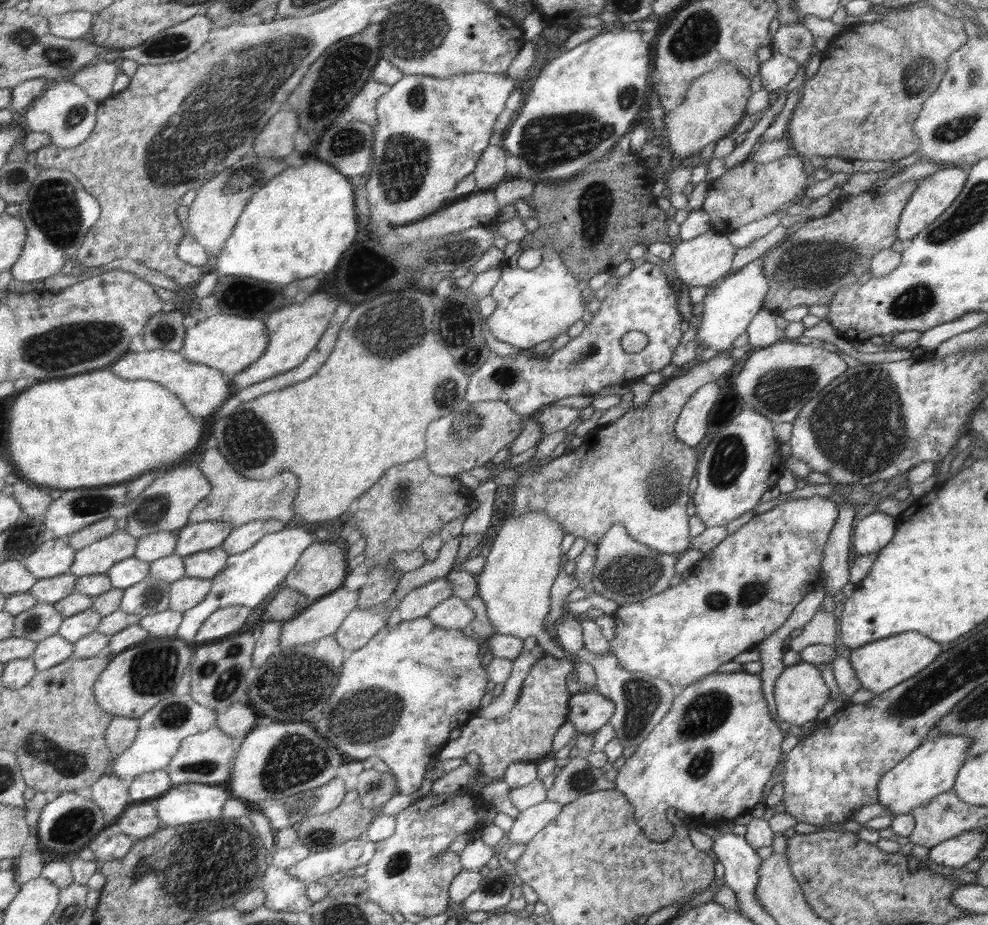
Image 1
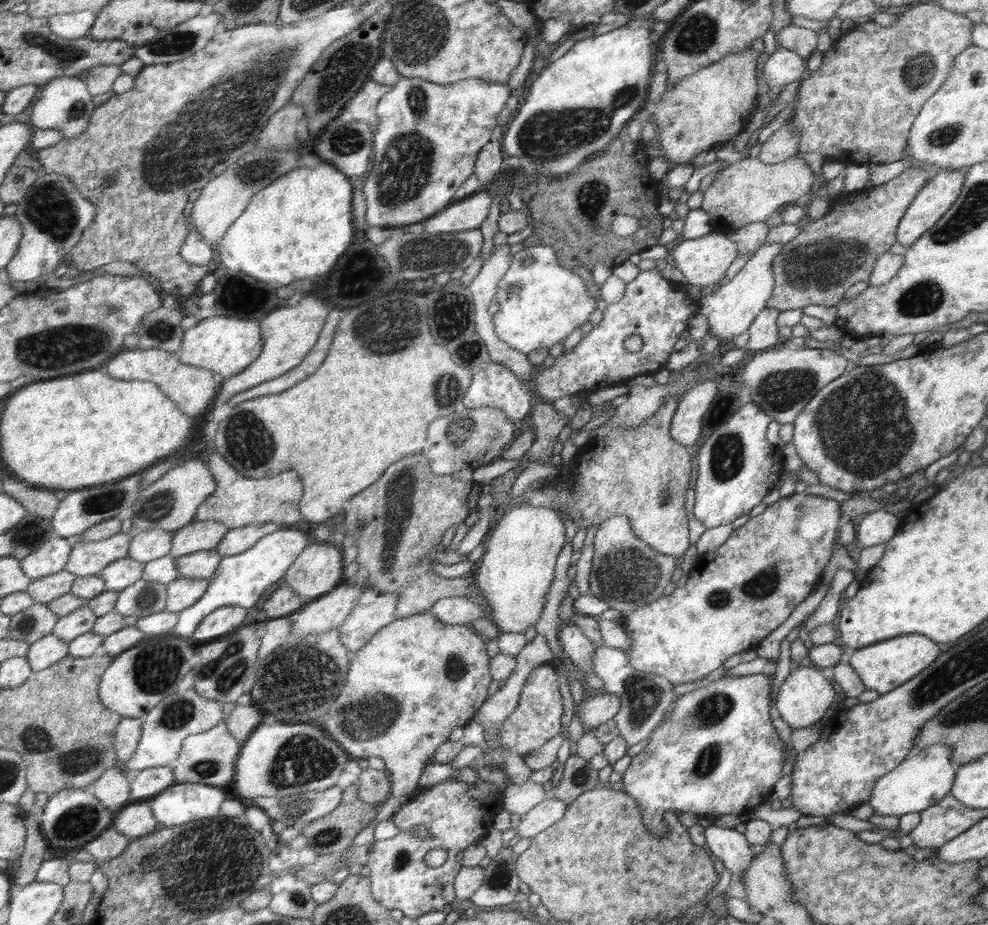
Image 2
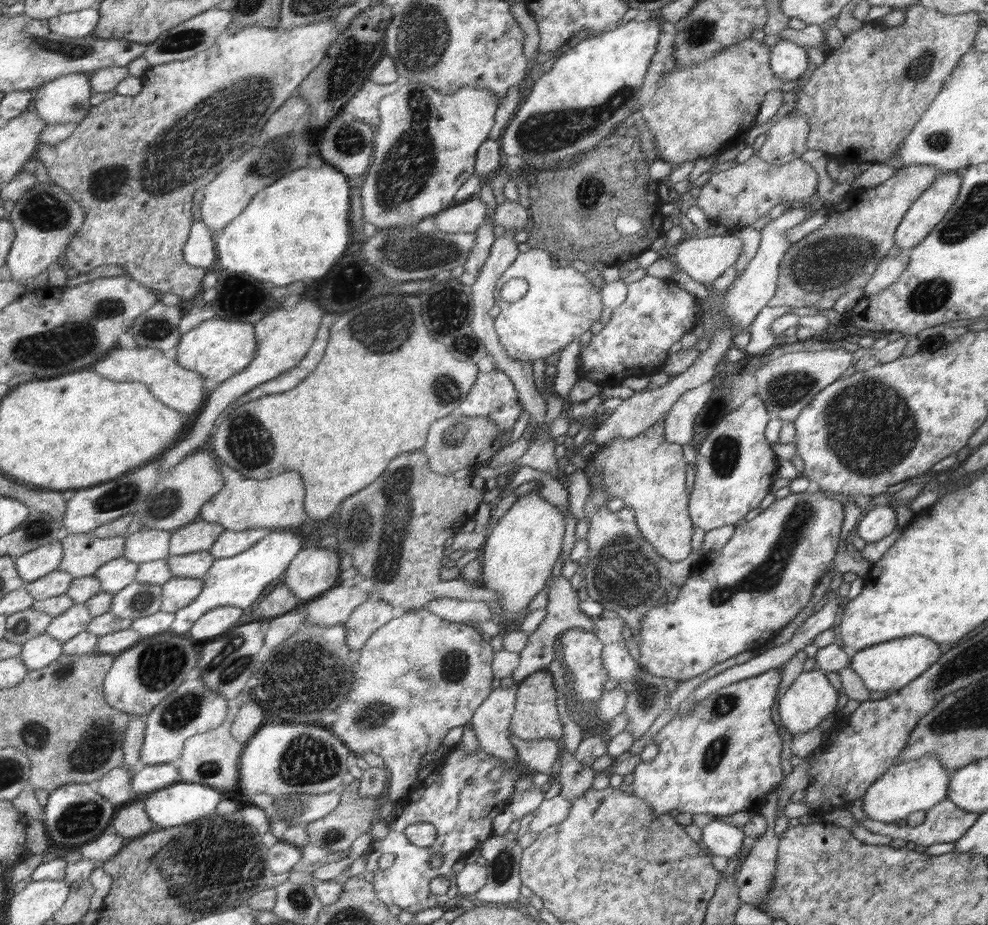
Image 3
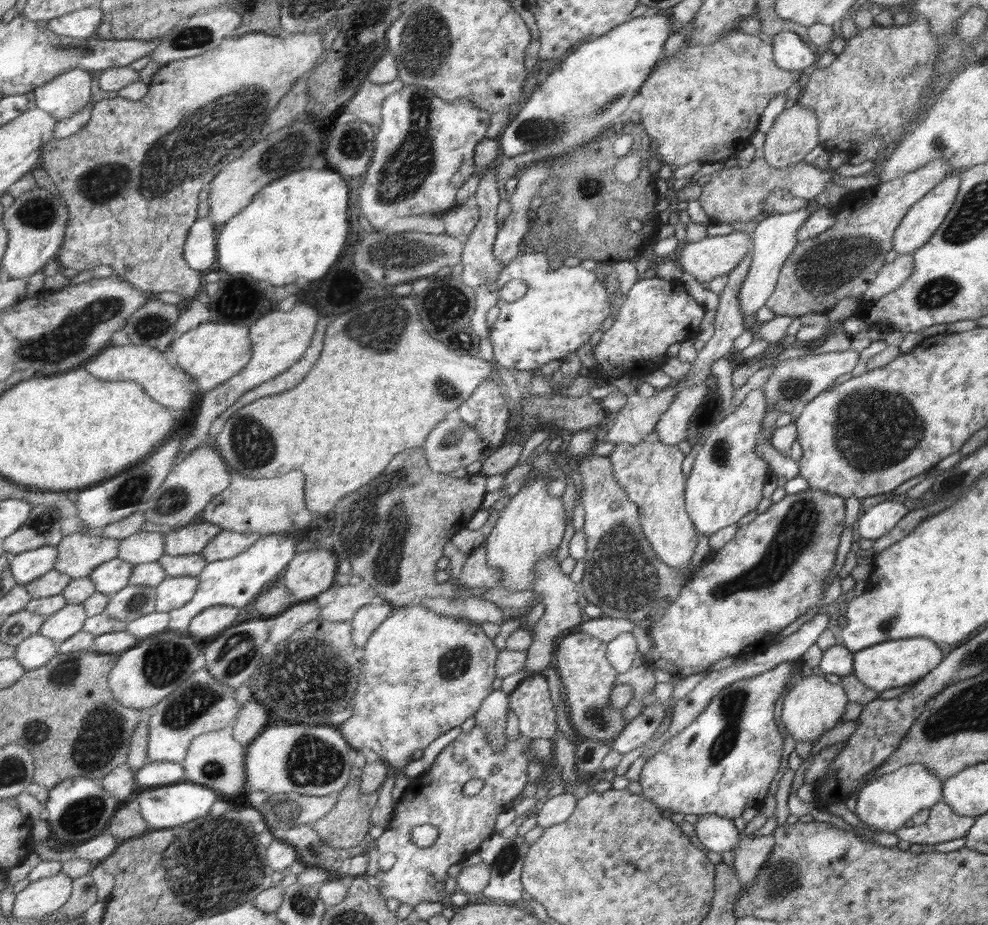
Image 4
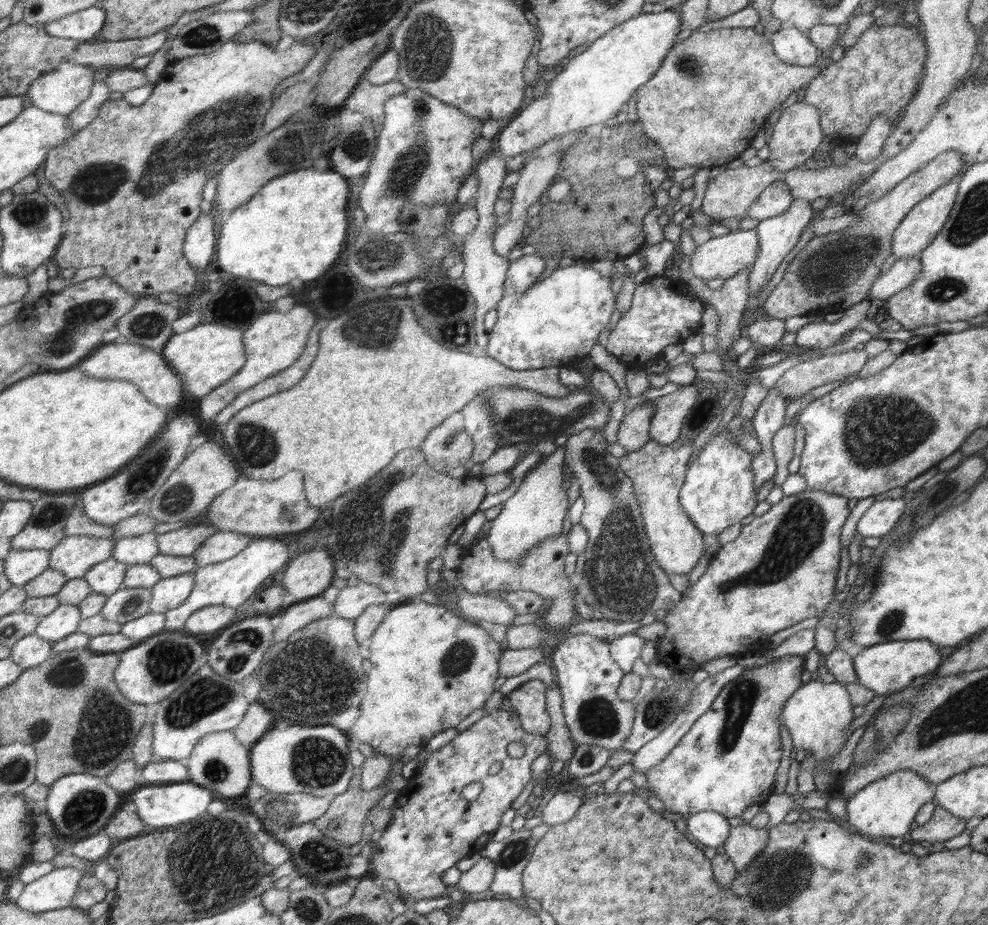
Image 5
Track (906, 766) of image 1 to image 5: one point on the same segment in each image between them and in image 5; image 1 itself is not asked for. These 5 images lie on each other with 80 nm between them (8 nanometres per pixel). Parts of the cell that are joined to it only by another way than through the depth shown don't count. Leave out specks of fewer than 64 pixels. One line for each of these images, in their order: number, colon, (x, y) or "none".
2: (920, 780)
3: (919, 784)
4: (886, 803)
5: (886, 808)

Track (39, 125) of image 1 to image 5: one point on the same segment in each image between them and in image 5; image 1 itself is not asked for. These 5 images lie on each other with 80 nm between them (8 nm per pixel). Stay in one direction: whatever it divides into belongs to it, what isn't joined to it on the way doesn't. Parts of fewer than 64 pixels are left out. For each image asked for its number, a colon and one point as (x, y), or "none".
2: (64, 104)
3: (67, 99)
4: (65, 95)
5: (61, 90)

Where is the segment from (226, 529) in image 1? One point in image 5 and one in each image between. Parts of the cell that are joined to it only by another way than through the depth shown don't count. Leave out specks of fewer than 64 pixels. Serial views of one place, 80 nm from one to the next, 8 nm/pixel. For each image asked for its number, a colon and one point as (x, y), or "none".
2: (202, 535)
3: (199, 536)
4: (191, 539)
5: (185, 541)

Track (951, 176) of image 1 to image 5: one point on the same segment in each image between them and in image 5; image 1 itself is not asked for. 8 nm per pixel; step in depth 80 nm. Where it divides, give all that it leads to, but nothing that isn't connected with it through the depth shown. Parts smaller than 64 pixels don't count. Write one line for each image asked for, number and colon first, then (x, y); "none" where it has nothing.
2: (938, 194)
3: (926, 212)
4: (920, 222)
5: (920, 226)

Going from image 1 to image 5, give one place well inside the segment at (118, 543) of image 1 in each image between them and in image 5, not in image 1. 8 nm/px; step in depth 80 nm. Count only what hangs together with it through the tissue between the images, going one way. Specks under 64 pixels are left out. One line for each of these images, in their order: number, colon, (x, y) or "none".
2: (87, 558)
3: (83, 553)
4: (79, 553)
5: (75, 555)

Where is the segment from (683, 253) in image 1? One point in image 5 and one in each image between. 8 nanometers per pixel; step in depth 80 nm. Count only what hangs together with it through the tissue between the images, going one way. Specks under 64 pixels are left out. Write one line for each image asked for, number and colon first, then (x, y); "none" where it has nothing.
2: (704, 260)
3: (704, 258)
4: (713, 256)
5: (725, 256)

